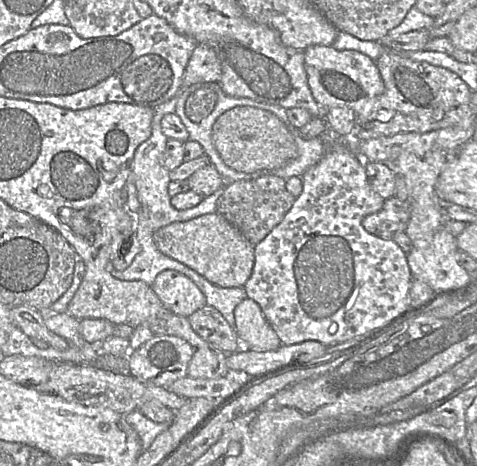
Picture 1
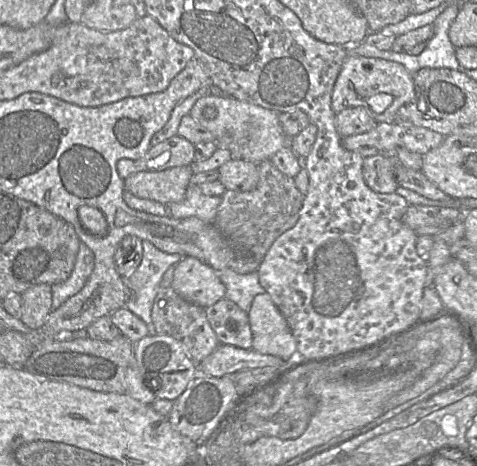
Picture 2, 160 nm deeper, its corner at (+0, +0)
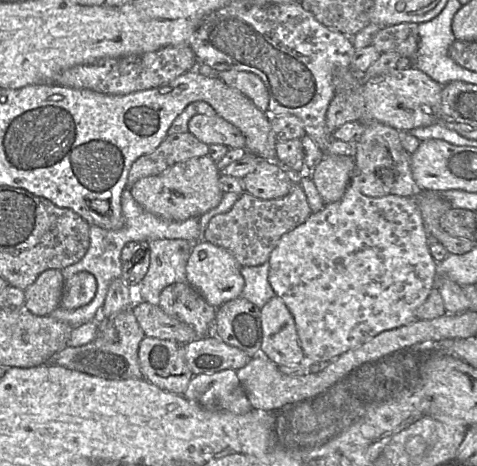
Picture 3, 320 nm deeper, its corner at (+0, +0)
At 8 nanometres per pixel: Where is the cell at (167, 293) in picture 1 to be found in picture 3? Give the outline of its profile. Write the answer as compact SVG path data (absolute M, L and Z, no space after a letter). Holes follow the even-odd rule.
M200 240L193 244L186 265L187 283L196 289L211 306L218 308L241 296L245 283L240 273L241 267L227 250Z

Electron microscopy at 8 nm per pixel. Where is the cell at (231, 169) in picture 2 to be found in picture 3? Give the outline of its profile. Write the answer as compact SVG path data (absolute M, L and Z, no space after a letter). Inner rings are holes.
M260 160L256 169L242 178L244 191L260 199L281 198L289 193L294 182L299 182L297 173L284 168L275 160Z

